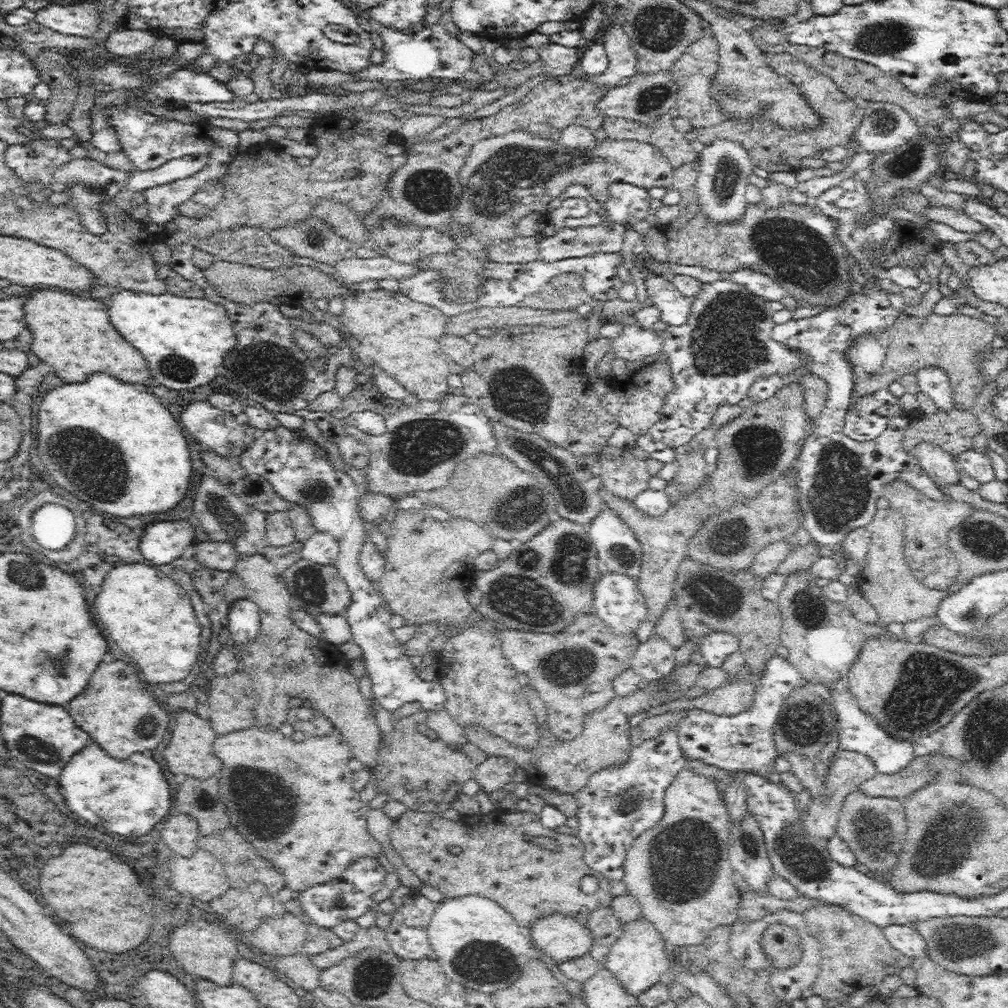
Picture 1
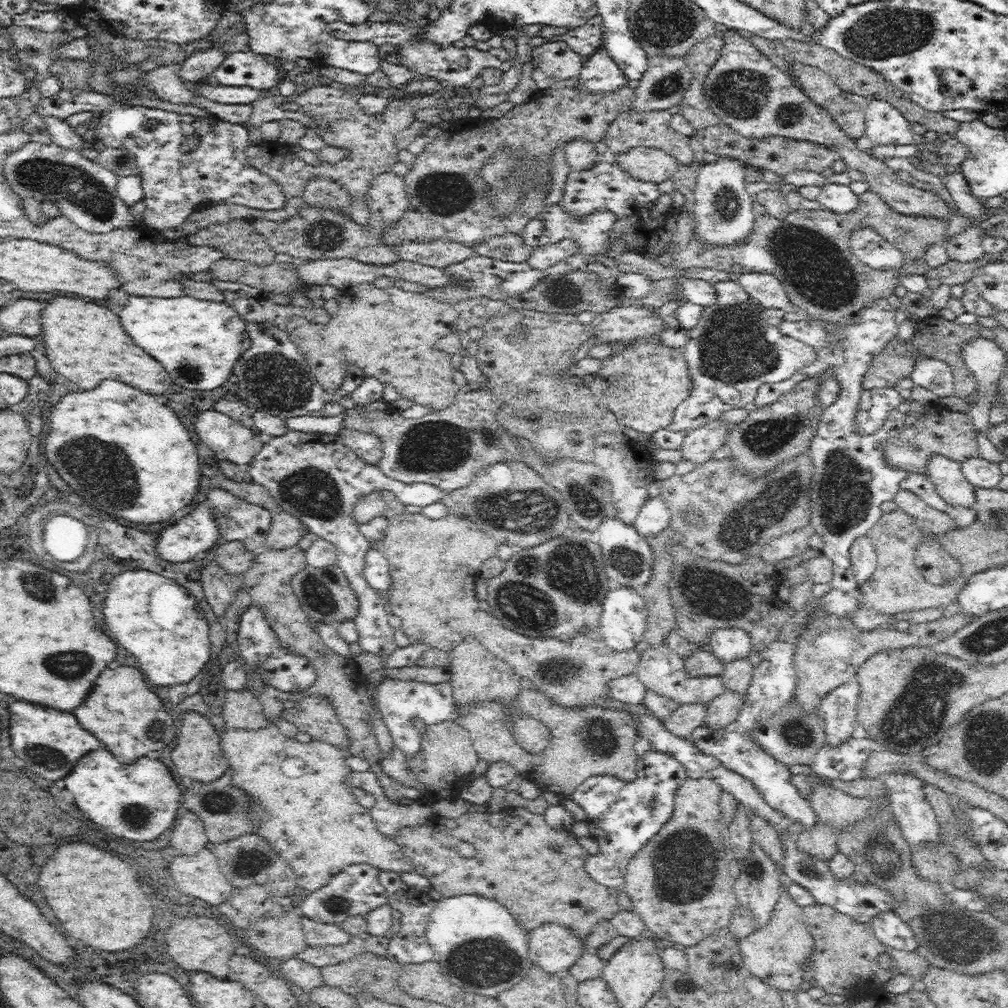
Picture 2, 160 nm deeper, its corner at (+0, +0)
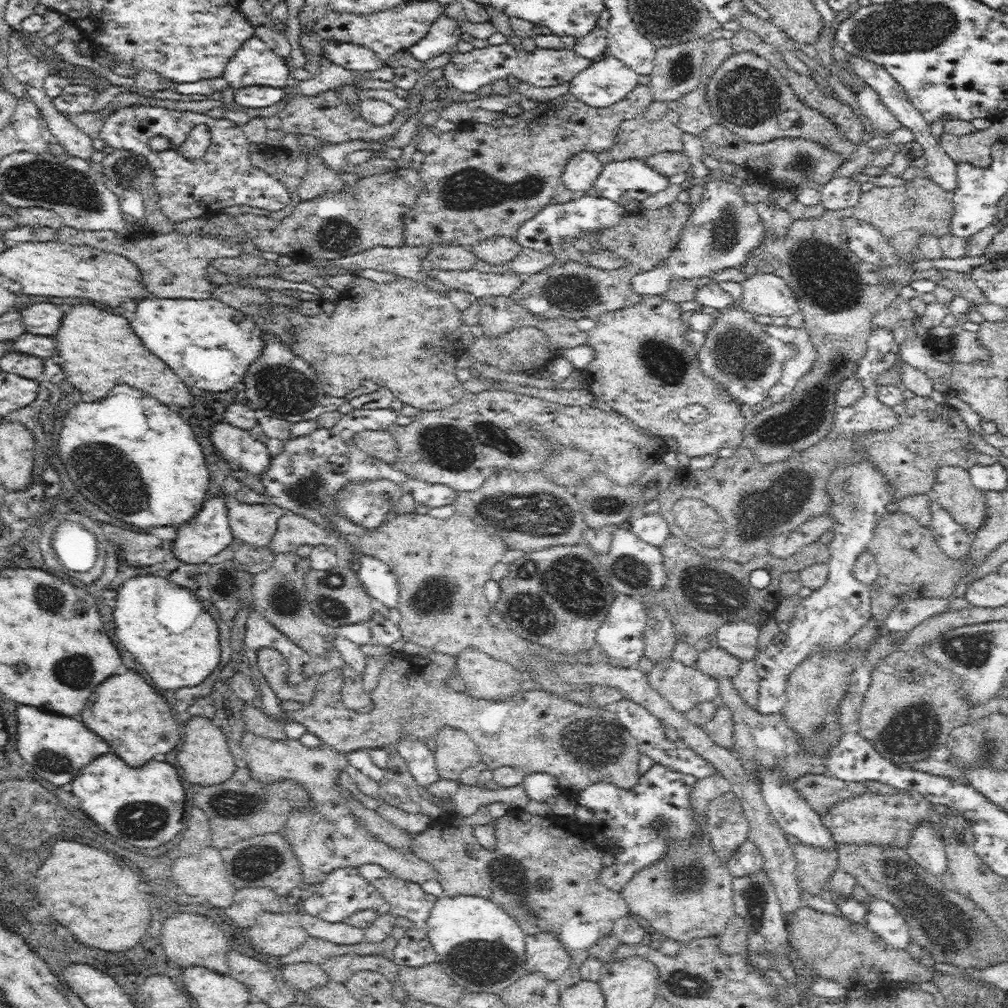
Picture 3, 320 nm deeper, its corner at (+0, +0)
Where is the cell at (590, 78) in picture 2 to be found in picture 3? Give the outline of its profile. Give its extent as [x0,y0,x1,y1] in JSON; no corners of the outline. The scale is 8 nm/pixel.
[569,54,638,106]

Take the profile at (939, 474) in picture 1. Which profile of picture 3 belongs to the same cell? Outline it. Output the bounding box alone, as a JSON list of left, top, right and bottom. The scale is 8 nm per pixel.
[930,464,982,532]

